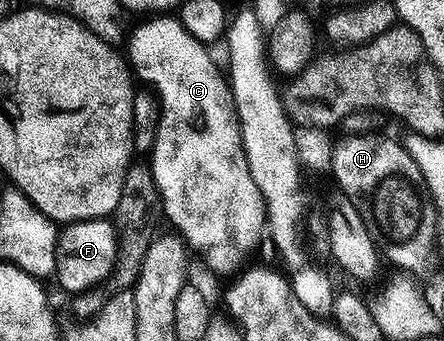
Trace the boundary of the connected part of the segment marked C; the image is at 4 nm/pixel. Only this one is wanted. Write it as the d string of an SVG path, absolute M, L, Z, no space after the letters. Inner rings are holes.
M151 17L148 19L151 20L149 20L148 23L141 24L132 35L130 32L129 38L125 43L125 48L127 47L125 55L129 60L129 66L133 72L134 78L136 80L144 79L144 81L147 82L144 84L155 92L159 100L159 128L157 129L155 145L149 152L149 166L155 178L157 189L159 190L162 214L163 211L167 214L168 221L176 227L172 228L178 232L183 242L187 244L188 248L190 248L194 254L196 251L196 253L207 262L209 270L216 271L219 275L232 274L231 276L234 276L236 272L248 262L246 259L258 249L259 242L265 239L265 232L267 229L267 206L263 204L263 194L261 193L261 189L257 189L257 181L253 181L253 173L249 173L249 165L245 157L243 138L241 137L241 129L239 128L239 119L235 115L235 104L231 101L231 84L228 76L224 74L224 72L222 75L222 73L219 72L218 65L211 60L211 55L207 52L210 50L208 50L204 43L197 41L197 37L193 37L193 33L189 33L189 29L185 29L185 25L181 25L178 18Z

